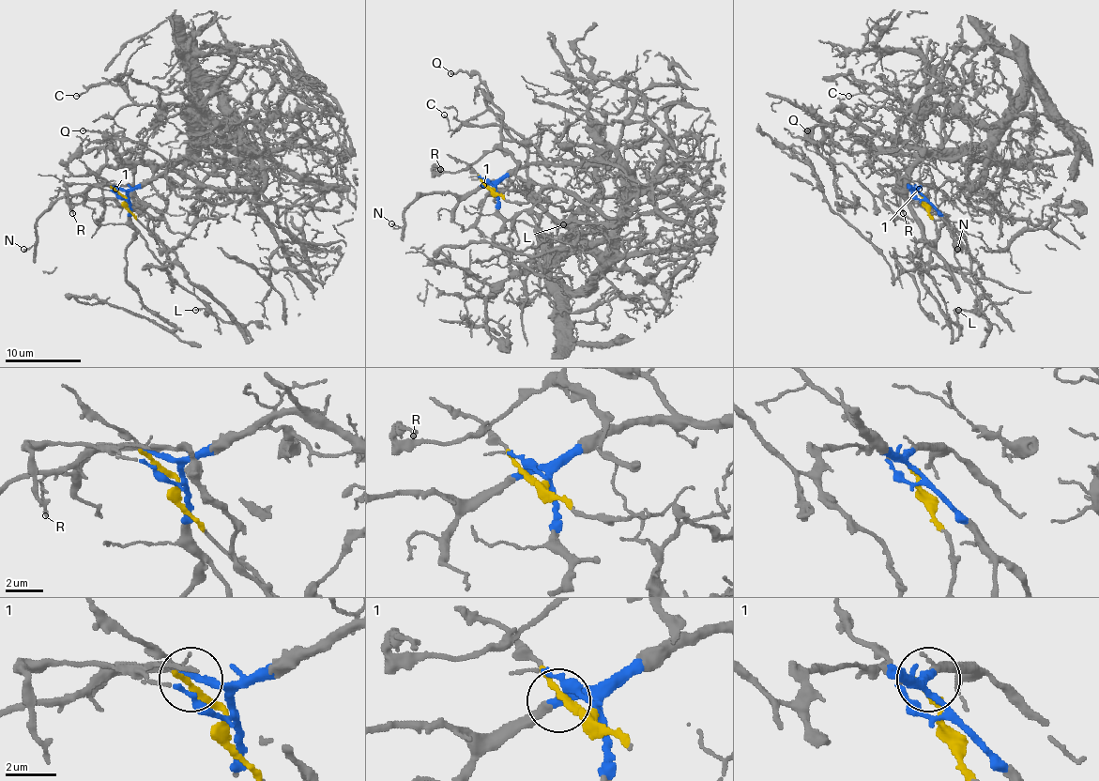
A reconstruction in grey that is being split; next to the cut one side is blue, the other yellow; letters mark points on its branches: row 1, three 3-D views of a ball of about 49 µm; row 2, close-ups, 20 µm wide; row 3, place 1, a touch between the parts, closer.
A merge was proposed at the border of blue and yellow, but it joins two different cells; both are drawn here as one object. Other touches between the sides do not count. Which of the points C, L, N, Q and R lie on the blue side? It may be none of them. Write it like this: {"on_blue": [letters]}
{"on_blue": ["C", "N"]}

